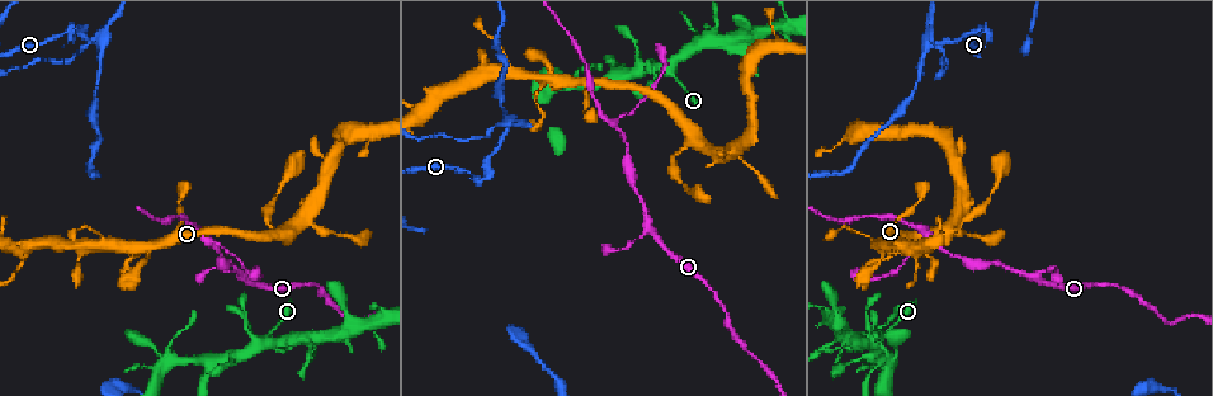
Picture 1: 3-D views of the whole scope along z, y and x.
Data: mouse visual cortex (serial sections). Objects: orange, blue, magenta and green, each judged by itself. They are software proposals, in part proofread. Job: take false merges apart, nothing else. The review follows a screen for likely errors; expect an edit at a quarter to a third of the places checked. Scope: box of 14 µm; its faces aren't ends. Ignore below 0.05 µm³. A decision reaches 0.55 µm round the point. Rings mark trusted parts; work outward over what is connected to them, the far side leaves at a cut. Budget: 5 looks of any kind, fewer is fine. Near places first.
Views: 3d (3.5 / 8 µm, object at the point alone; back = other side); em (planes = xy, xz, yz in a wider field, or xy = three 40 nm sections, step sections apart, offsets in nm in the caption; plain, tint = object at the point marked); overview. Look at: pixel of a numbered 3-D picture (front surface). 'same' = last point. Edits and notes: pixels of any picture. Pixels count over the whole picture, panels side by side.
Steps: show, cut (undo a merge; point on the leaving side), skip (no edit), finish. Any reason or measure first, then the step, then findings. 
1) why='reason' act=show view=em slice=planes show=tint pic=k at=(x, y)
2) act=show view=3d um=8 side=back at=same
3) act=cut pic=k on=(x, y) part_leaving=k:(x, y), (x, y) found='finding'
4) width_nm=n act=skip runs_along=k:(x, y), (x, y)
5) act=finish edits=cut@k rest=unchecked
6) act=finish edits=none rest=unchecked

why='thin arm on a thick one' act=show view=3d um=3.5 pic=1 at=(950, 232)

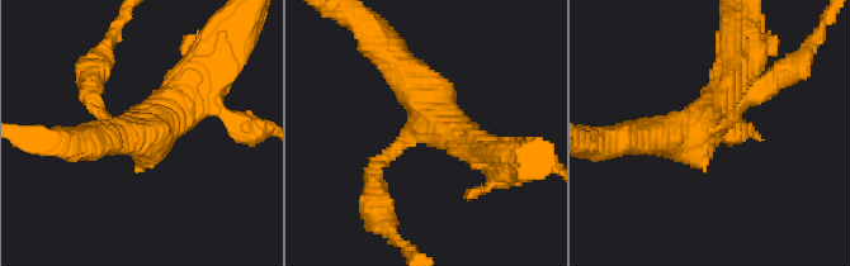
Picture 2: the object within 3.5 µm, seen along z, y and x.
why='shape alone is not enough' act=show view=em slice=xy step=5 show=tint pic=2 at=(410, 137)

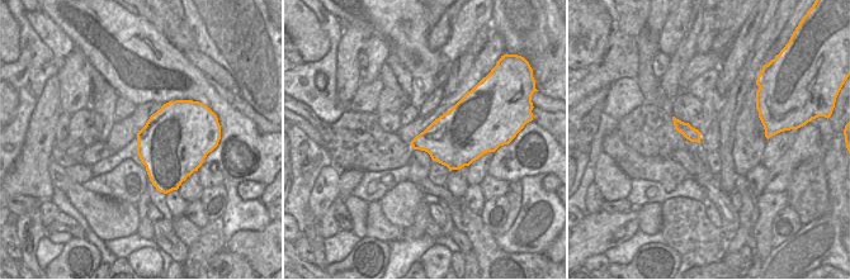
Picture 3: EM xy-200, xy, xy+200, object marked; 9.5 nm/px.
why='cut it another way' act=show view=em slice=planes show=tint at=same

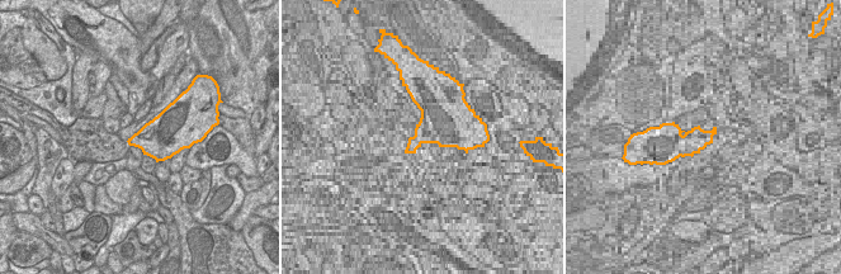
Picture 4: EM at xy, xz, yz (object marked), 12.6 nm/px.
arm_widths_nm=150,400,450 act=skip found='continuous, no second cell'

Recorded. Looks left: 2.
why='three-way junction' act=show view=3d um=3.5 side=back pic=1 at=(1039, 276)

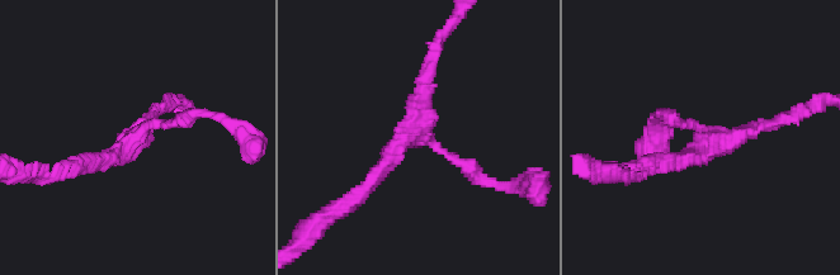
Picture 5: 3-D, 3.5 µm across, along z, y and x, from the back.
arms=3 arm_widths_nm=150,200,200 why='shape alone is not enough' act=show view=em slice=xy step=1 show=tint pic=5 at=(415, 134)

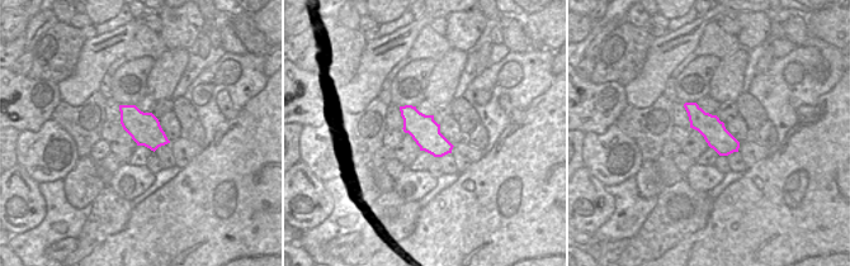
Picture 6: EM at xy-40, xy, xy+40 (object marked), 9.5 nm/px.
act=skip runs_along=5:(358, 195), (420, 124), (432, 62) found='continuous, no second cell'

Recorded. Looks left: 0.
act=finish edits=none rest=unchecked

